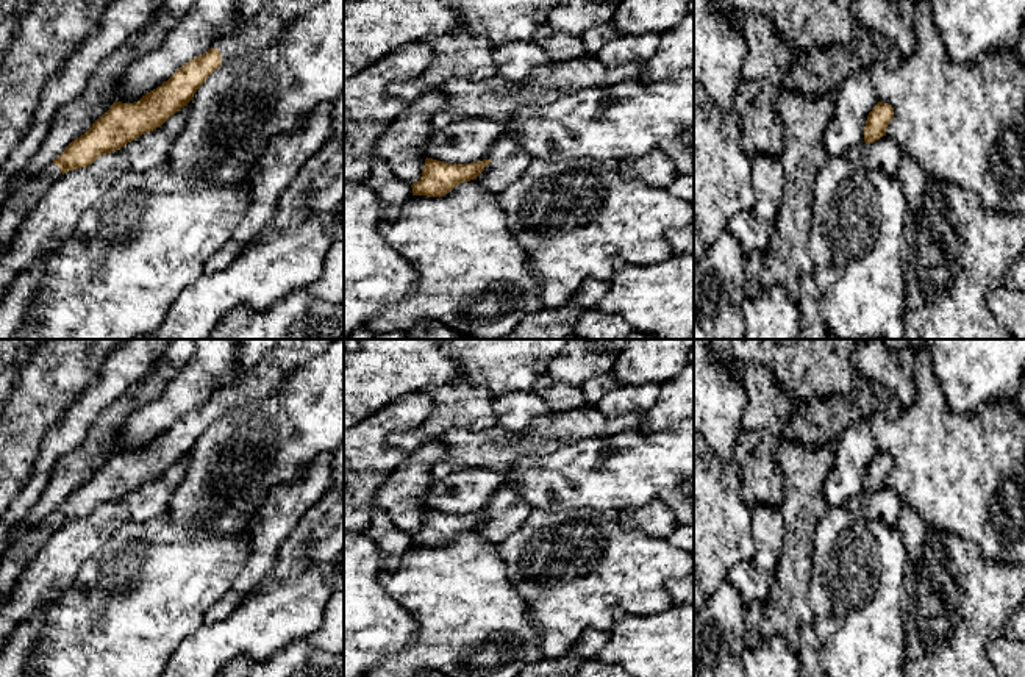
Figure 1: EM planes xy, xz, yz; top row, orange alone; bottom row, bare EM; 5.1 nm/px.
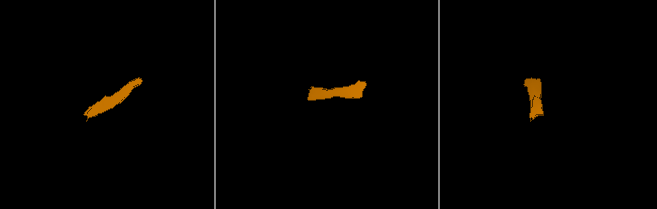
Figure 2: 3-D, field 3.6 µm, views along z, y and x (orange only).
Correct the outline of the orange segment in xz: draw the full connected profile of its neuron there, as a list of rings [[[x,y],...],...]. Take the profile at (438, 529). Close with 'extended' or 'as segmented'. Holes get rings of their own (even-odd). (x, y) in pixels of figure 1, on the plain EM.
[[[427,508],[422,527],[412,533],[412,546],[442,547],[455,536],[475,530],[491,510],[475,511],[470,514],[448,514],[433,508]]] | as segmented

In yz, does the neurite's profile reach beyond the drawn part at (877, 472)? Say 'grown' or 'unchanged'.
unchanged

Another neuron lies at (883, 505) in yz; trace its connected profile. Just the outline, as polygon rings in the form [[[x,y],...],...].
[[[888,486],[862,497],[848,499],[844,507],[853,514],[873,519],[883,525],[894,527],[902,511],[898,496]]]

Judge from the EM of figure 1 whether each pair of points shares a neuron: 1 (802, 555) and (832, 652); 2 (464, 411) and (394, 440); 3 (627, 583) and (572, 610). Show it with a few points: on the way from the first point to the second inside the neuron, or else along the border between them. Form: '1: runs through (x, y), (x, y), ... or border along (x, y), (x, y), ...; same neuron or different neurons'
1: border along (811, 544), (808, 605), (814, 616); different neurons
2: runs through (447, 413), (428, 432), (411, 440); same neuron
3: runs through (613, 583), (605, 583), (586, 602); same neuron

